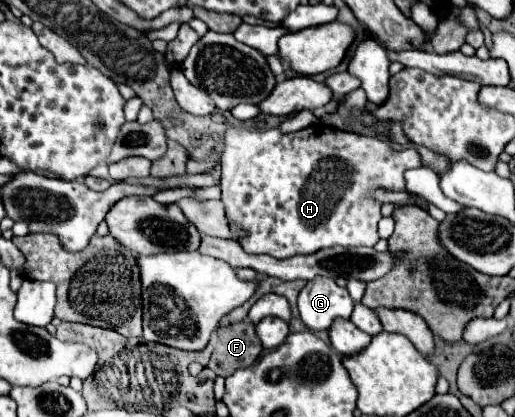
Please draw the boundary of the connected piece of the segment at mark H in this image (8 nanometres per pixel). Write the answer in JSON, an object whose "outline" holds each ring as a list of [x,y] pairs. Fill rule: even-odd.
{"outline":[[[312,124],[304,130],[298,132],[290,132],[290,134],[282,134],[280,130],[272,128],[272,130],[258,130],[258,128],[238,128],[238,126],[228,126],[226,134],[224,134],[224,152],[222,152],[222,180],[220,180],[220,188],[222,188],[222,202],[226,206],[228,218],[236,224],[236,228],[244,228],[248,232],[248,236],[244,240],[240,240],[242,248],[250,254],[270,254],[278,260],[296,256],[296,254],[312,254],[318,252],[320,248],[330,248],[330,246],[374,246],[380,238],[378,238],[378,222],[382,218],[380,214],[380,204],[376,204],[372,200],[372,192],[374,188],[388,188],[394,192],[402,192],[404,190],[404,170],[408,168],[418,168],[420,166],[420,154],[416,152],[416,148],[406,148],[406,150],[394,150],[388,142],[380,140],[380,138],[372,138],[372,136],[360,136],[360,134],[350,134],[350,132],[342,132],[324,124]]]}

